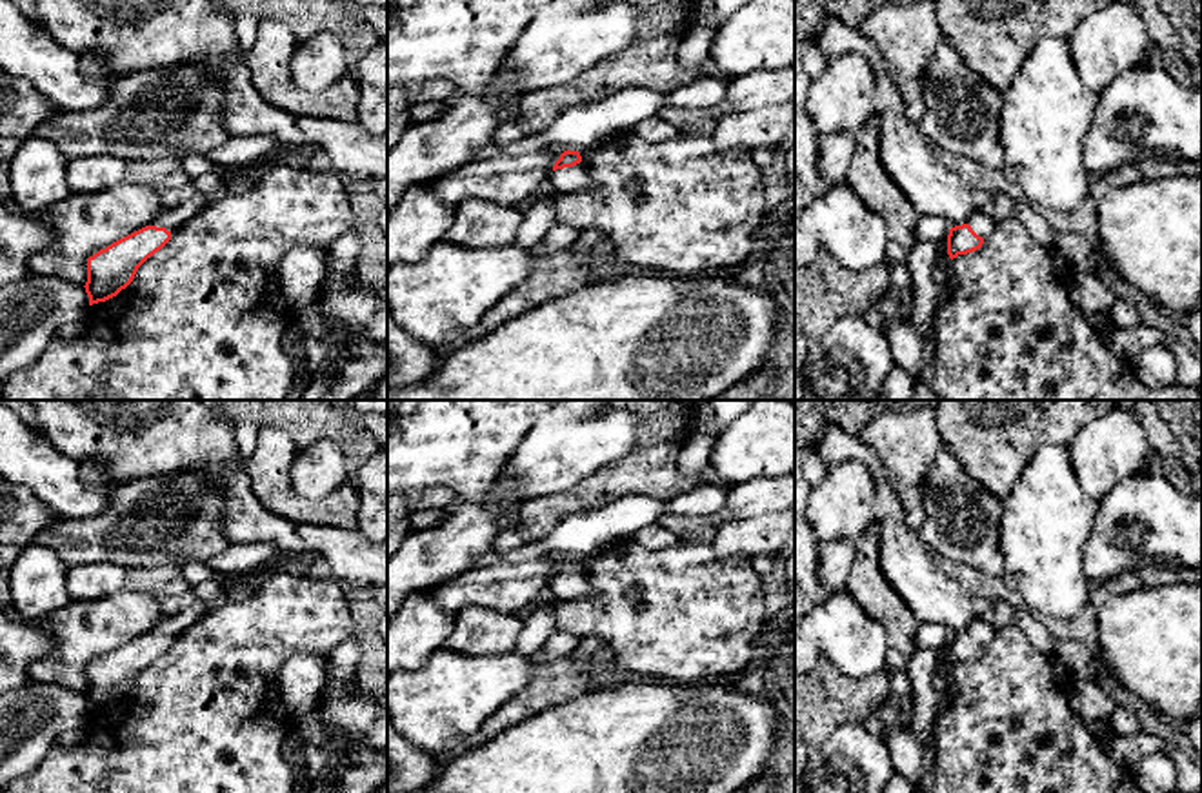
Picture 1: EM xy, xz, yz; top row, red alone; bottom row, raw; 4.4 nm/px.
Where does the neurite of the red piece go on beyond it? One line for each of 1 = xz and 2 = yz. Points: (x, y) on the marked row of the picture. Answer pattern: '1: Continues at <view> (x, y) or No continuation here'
1: Continues at xz (570, 179)
2: Continues at yz (982, 224)

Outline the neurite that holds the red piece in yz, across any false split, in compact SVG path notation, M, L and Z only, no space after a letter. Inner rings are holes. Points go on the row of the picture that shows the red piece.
M975 211L975 215L962 226L955 226L947 235L947 255L957 258L958 255L967 255L982 247L984 240L991 235L995 227L995 218Z

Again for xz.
M564 151L553 166L553 175L549 178L556 193L571 193L576 189L586 189L593 184L593 178L582 162L578 151Z

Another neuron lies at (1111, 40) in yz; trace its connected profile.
M1120 0L1087 16L1067 40L1084 85L1097 95L1115 76L1140 65L1153 44L1137 9Z

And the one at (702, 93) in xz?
M700 75L687 85L667 93L667 107L709 109L722 102L727 95L727 84L711 76Z

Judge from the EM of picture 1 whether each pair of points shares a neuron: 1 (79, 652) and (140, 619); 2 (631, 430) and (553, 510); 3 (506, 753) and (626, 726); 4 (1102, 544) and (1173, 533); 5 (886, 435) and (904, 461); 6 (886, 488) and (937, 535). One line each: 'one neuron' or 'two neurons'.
1: one neuron
2: two neurons
3: one neuron
4: one neuron
5: one neuron
6: two neurons

